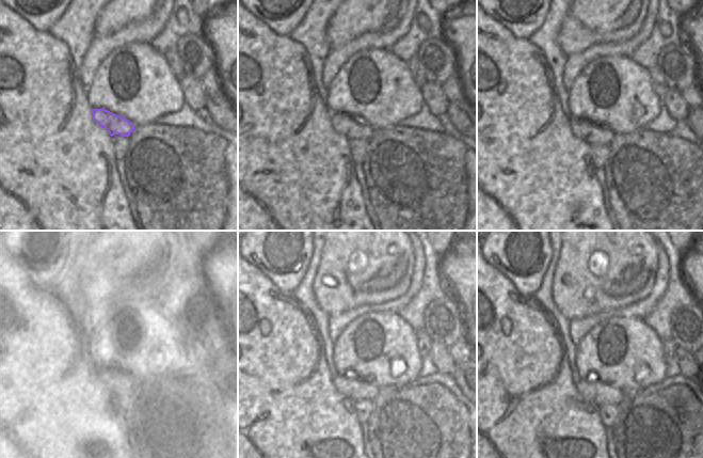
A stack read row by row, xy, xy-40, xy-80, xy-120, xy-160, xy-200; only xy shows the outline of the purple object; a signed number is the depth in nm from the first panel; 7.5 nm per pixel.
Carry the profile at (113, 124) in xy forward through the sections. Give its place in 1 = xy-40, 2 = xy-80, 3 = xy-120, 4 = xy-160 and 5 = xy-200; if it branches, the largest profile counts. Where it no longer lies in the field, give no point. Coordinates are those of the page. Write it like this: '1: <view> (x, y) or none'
1: xy-40 (350, 127)
2: xy-80 (592, 133)
3: xy-120 (114, 379)
4: xy-160 (350, 387)
5: xy-200 (595, 393)

